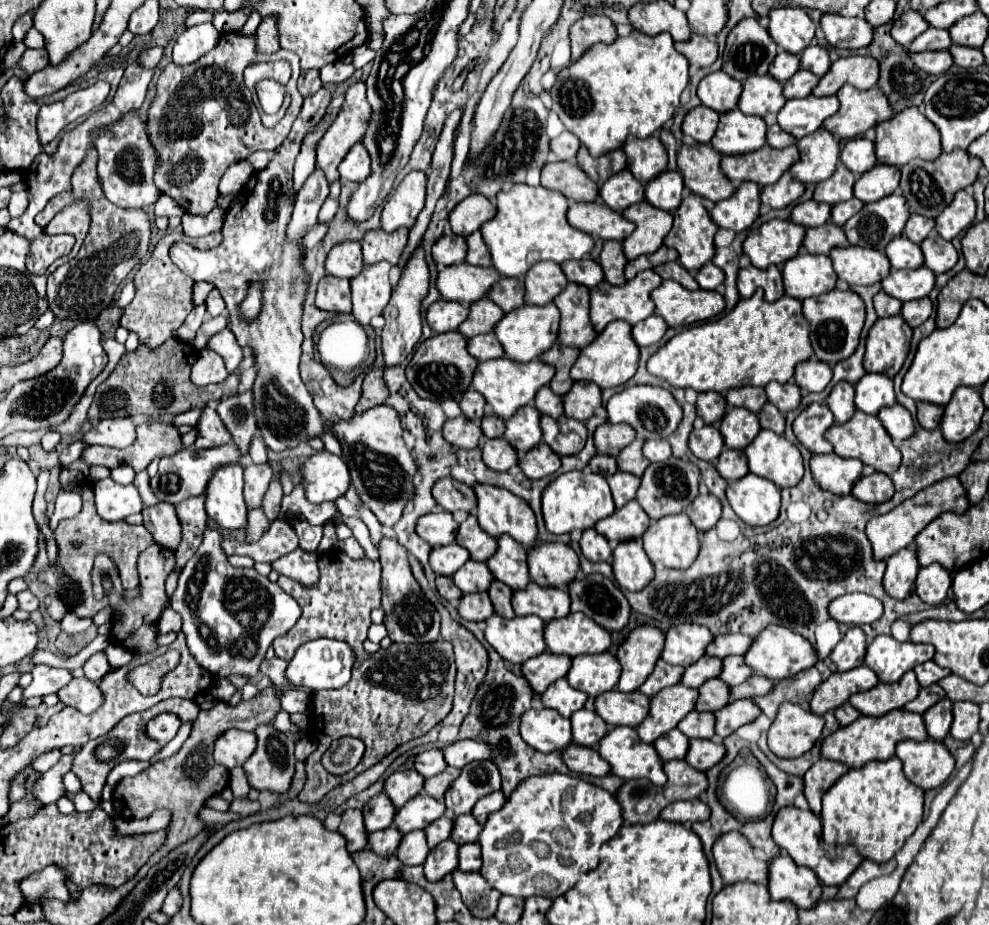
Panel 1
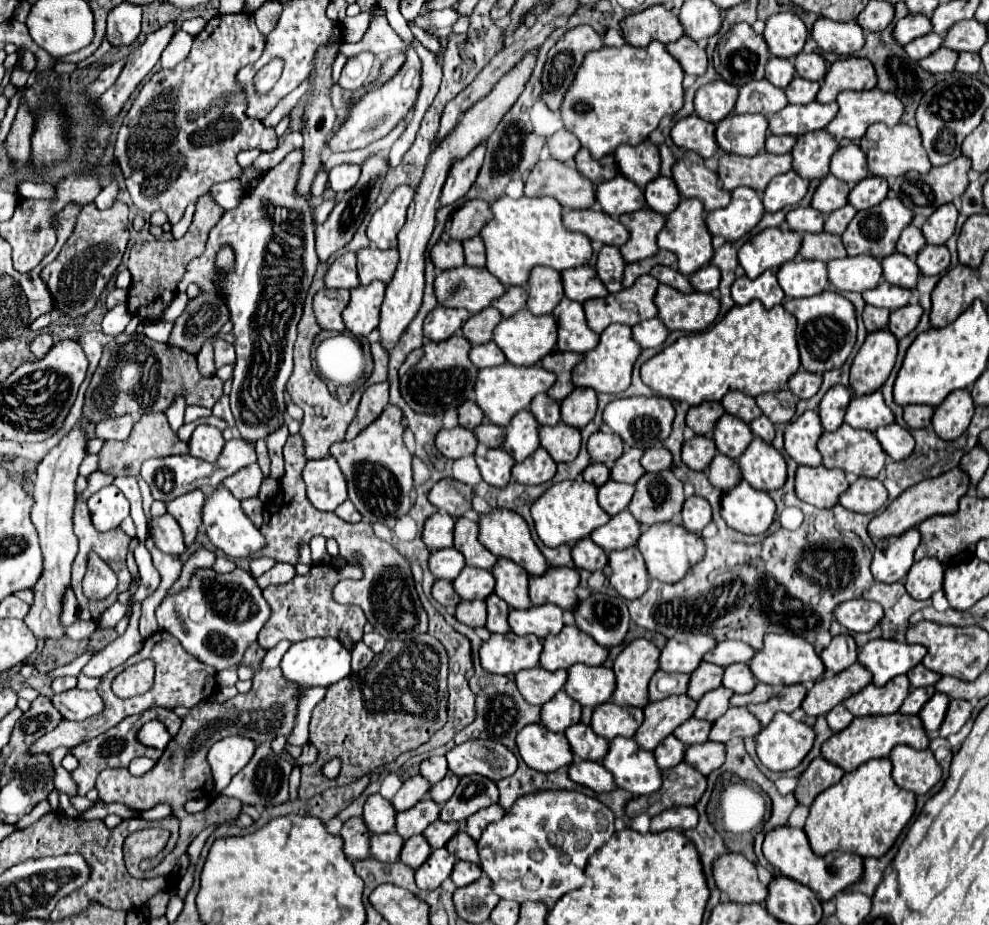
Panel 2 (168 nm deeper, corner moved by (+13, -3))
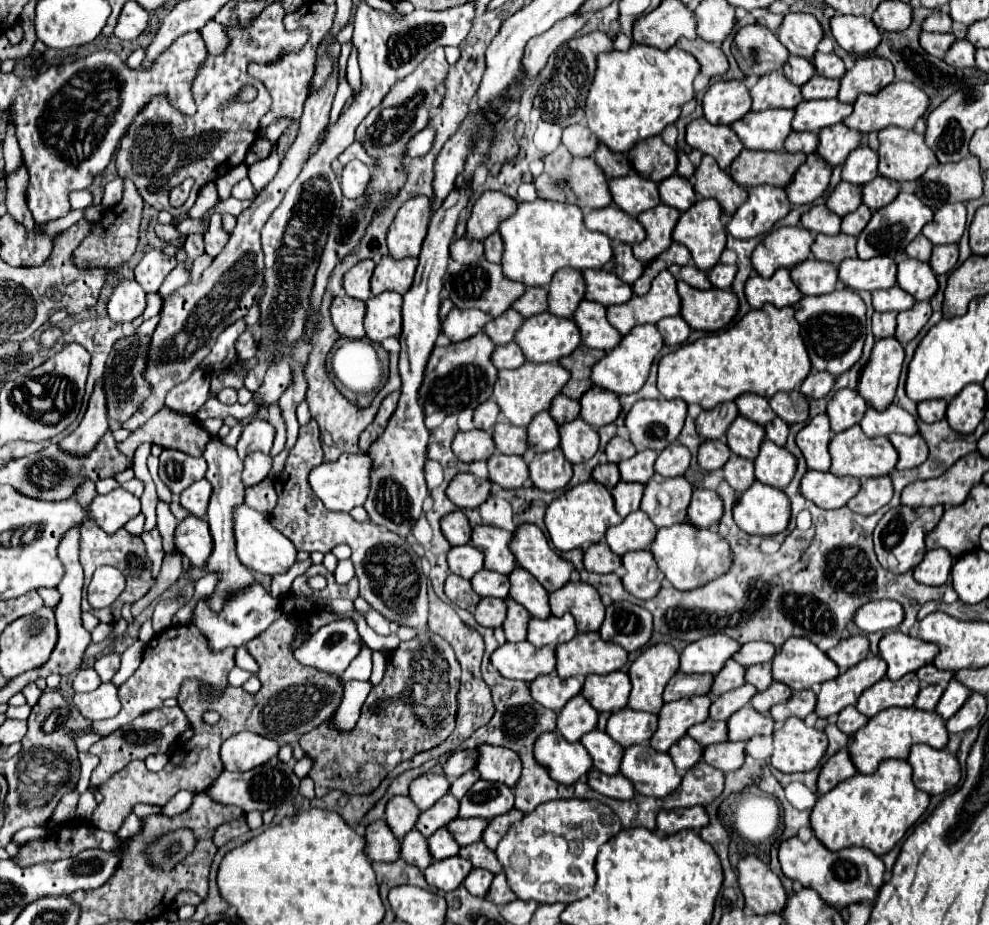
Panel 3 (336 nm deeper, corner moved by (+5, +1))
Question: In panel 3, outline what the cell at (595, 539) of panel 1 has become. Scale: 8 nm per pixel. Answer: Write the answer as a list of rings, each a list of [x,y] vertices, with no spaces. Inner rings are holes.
[[[597,543],[595,547],[589,547],[585,551],[585,569],[593,573],[613,573],[621,565],[621,557],[615,555],[607,543]]]

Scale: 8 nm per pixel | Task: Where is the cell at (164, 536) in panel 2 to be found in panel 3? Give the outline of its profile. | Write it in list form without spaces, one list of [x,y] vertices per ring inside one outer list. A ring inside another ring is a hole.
[[[189,515],[175,529],[175,547],[187,555],[195,567],[203,567],[213,551],[213,537],[205,519]]]

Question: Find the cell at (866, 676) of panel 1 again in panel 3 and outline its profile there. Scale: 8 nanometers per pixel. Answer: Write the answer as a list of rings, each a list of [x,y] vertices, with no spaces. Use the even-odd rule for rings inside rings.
[[[871,655],[863,659],[859,665],[841,673],[837,679],[821,683],[815,713],[819,717],[833,717],[845,707],[855,705],[865,689],[869,689],[885,677],[885,671],[887,663],[881,657]]]

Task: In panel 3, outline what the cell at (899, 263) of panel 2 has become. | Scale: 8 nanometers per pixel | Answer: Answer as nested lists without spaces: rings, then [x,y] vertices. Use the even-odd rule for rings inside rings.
[[[903,259],[899,263],[897,285],[913,295],[917,301],[929,301],[939,289],[937,277],[935,273],[931,273],[929,263],[915,259]]]

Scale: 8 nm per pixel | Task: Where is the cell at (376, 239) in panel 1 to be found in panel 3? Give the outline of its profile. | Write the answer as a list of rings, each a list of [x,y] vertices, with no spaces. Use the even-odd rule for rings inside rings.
[[[385,255],[385,259],[377,263],[371,279],[373,295],[379,295],[383,291],[405,295],[413,283],[415,269],[417,259],[391,259],[391,255]]]

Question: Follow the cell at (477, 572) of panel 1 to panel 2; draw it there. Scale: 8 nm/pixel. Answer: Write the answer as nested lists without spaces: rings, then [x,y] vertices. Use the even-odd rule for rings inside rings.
[[[463,567],[453,581],[453,587],[461,595],[461,599],[487,599],[487,595],[493,593],[495,579],[491,577],[491,571]]]

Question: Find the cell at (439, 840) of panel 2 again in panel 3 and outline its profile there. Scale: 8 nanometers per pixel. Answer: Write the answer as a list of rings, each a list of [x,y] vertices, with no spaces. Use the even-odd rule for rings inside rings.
[[[453,819],[447,829],[451,831],[451,835],[455,835],[455,841],[465,847],[465,845],[471,845],[471,843],[477,843],[481,841],[483,837],[483,831],[487,829],[487,821],[485,819]]]

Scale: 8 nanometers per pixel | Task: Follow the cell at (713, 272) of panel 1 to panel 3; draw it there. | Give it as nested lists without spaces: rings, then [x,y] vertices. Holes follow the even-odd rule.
[[[717,263],[707,275],[709,275],[709,281],[717,287],[717,289],[729,289],[733,279],[735,279],[735,273],[737,273],[737,265],[723,265],[723,263]]]

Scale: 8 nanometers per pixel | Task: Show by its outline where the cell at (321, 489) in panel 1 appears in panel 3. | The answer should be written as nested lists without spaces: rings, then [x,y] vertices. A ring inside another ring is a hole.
[[[347,453],[341,455],[333,463],[321,463],[319,467],[313,467],[309,475],[309,483],[313,487],[313,493],[325,503],[327,509],[331,511],[351,511],[357,505],[363,505],[367,495],[369,495],[369,473],[373,469],[373,461],[369,455],[363,453]]]

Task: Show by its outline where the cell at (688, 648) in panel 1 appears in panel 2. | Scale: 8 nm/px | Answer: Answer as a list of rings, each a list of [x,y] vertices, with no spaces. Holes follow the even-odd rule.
[[[677,633],[671,639],[667,639],[661,657],[659,657],[659,669],[667,673],[691,673],[703,659],[707,651],[711,651],[717,645],[715,639],[709,635],[699,633]]]

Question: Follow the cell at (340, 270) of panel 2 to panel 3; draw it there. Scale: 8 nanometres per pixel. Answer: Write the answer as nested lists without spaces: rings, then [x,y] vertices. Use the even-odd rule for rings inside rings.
[[[365,259],[365,261],[357,263],[353,269],[349,269],[347,275],[345,275],[345,279],[343,279],[345,293],[349,297],[353,297],[353,299],[367,301],[371,297],[369,281],[371,281],[373,269],[375,269],[375,261],[371,261],[371,259]]]

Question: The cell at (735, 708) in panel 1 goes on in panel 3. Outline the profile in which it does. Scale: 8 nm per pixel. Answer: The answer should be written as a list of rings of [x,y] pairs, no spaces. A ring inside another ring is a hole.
[[[751,705],[739,709],[731,719],[727,721],[729,725],[729,739],[731,741],[749,741],[755,735],[765,735],[769,737],[773,733],[773,719],[767,715],[759,715]]]

